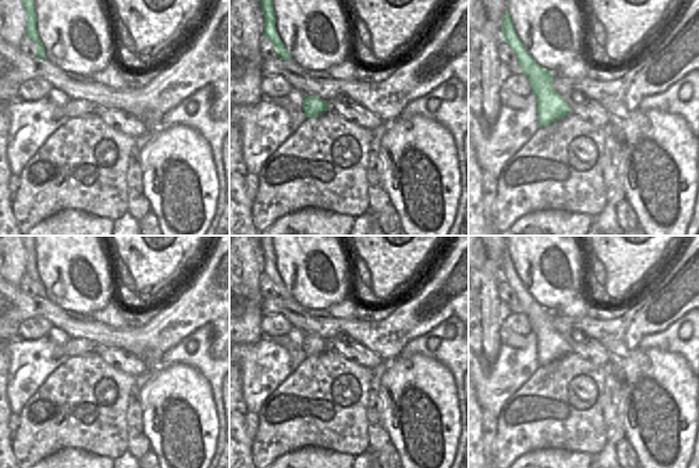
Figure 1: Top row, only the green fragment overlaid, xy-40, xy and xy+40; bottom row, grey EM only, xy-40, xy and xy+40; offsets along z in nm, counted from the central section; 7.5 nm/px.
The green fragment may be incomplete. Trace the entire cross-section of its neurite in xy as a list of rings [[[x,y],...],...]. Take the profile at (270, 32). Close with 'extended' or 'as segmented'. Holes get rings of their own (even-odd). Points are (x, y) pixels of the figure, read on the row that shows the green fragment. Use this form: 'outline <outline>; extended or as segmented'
outline [[[258,0],[263,10],[263,18],[265,20],[265,29],[263,36],[266,36],[272,44],[273,48],[281,60],[291,60],[290,54],[286,50],[276,29],[275,29],[275,14],[273,12],[272,0]]]; as segmented

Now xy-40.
outline [[[21,0],[26,12],[26,36],[36,44],[36,58],[45,60],[45,48],[36,31],[36,12],[34,10],[34,0]]]; as segmented

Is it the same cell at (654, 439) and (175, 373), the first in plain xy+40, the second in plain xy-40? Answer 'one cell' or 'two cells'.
one cell

